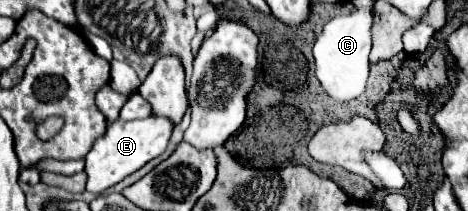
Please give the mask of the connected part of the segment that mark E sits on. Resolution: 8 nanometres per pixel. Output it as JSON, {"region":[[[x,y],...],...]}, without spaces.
{"region":[[[147,117],[137,121],[113,121],[107,125],[103,137],[95,141],[91,151],[85,155],[85,173],[87,173],[87,191],[101,195],[115,183],[123,181],[127,175],[141,169],[151,159],[159,157],[171,137],[173,123],[161,117]]]}

